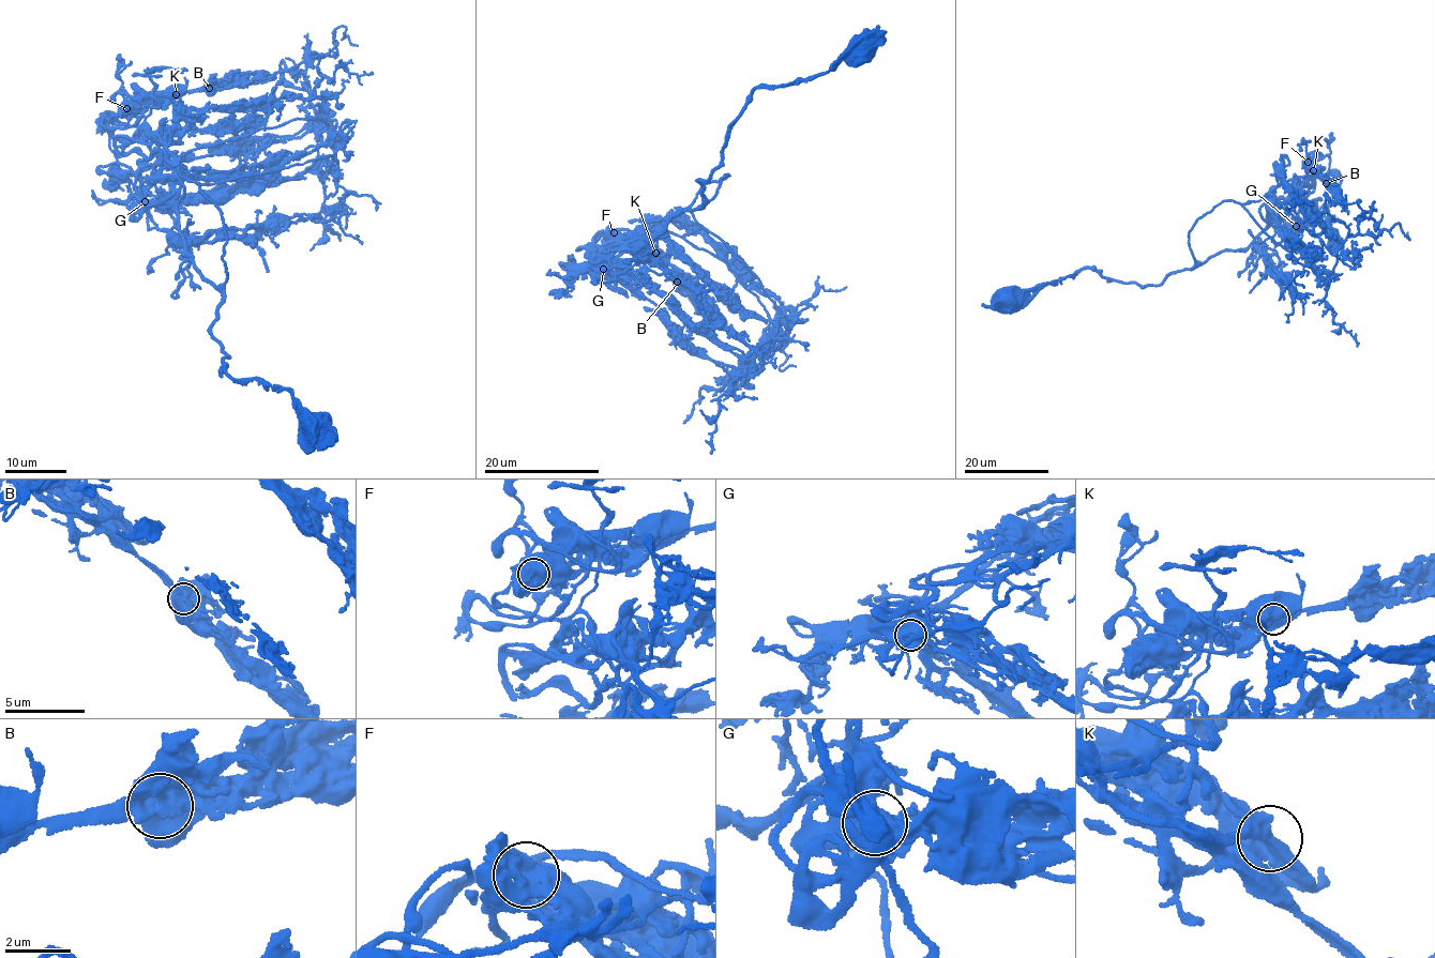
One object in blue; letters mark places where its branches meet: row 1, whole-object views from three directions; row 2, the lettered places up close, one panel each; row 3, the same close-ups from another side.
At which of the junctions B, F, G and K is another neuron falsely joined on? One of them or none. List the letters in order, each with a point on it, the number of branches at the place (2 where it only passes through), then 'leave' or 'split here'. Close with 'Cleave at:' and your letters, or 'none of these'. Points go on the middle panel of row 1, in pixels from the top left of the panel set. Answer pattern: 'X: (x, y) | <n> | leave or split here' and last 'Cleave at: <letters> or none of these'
B: (677, 282) | 2 | leave
F: (614, 232) | 2 | leave
G: (603, 269) | 2 | leave
K: (655, 253) | 2 | leave
Cleave at: none of these

